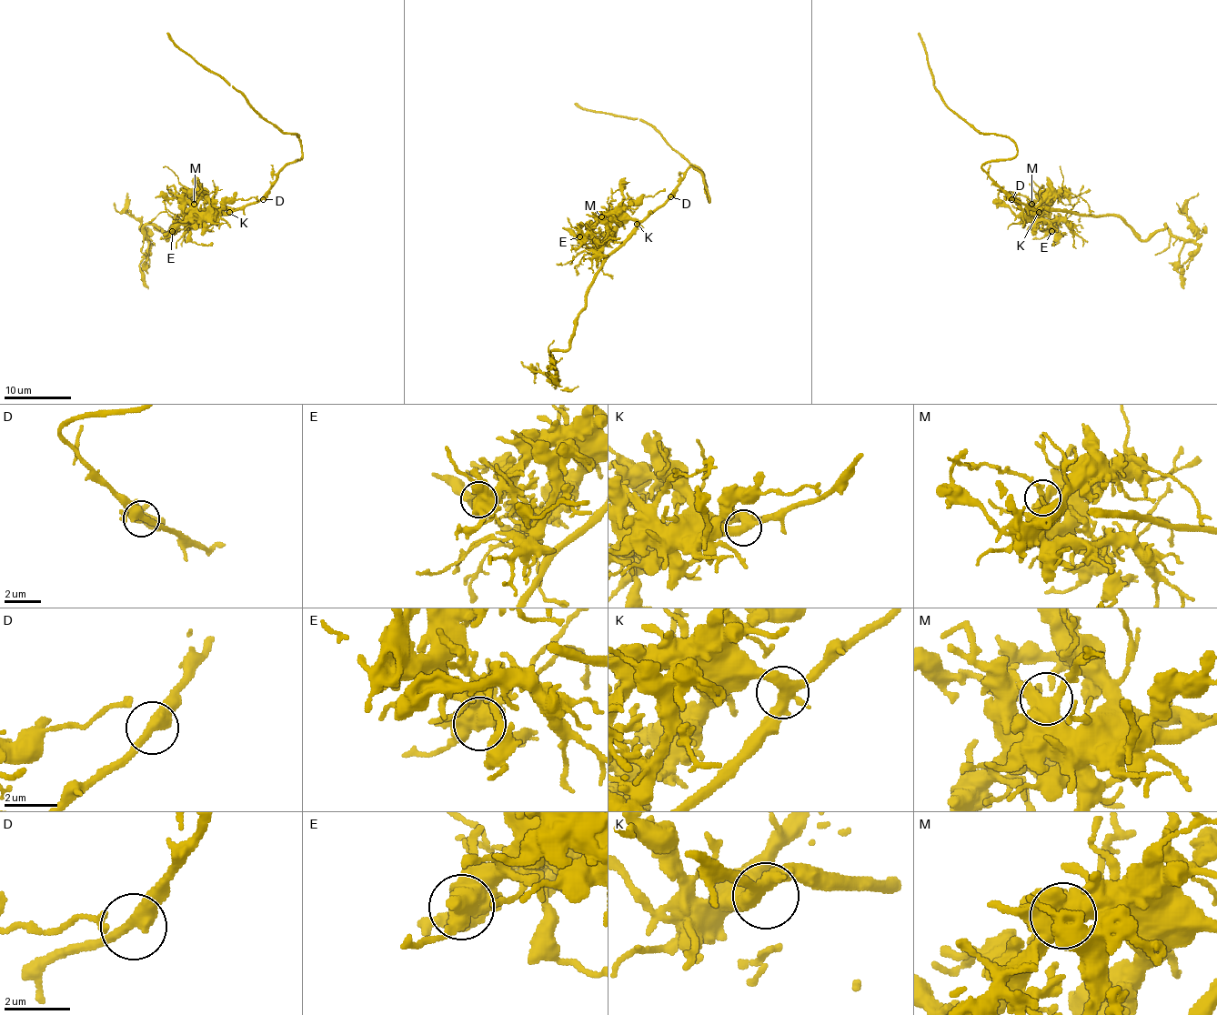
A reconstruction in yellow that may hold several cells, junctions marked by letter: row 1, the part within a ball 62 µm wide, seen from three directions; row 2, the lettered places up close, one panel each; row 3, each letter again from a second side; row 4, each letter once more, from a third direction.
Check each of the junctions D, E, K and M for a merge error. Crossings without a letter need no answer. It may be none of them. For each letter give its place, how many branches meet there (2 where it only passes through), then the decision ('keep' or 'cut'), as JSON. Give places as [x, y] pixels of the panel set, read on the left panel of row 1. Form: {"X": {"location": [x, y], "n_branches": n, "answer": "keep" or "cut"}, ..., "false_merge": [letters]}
{"D": {"location": [263, 199], "n_branches": 3, "answer": "keep"}, "E": {"location": [172, 231], "n_branches": 5, "answer": "keep"}, "K": {"location": [229, 212], "n_branches": 4, "answer": "keep"}, "M": {"location": [194, 204], "n_branches": 3, "answer": "keep"}, "false_merge": []}

